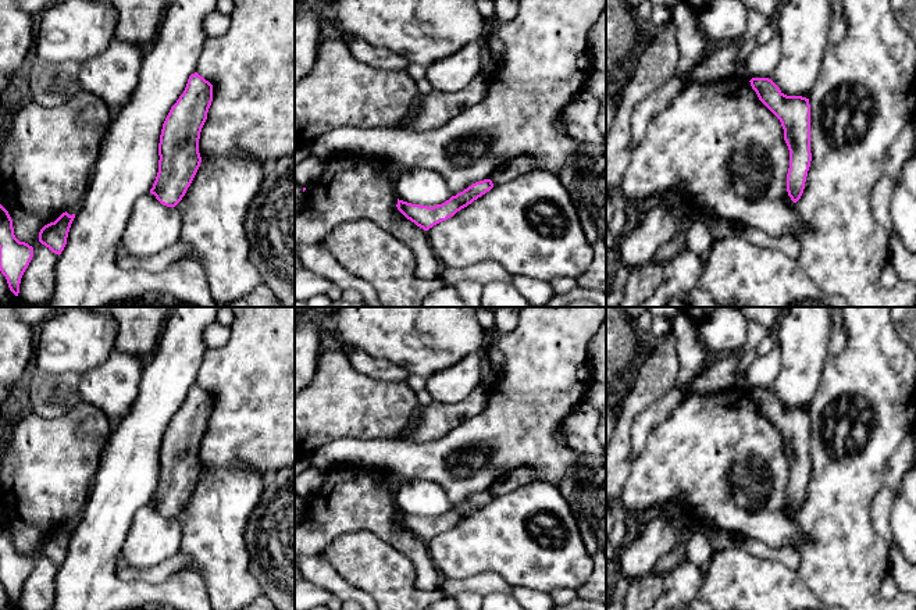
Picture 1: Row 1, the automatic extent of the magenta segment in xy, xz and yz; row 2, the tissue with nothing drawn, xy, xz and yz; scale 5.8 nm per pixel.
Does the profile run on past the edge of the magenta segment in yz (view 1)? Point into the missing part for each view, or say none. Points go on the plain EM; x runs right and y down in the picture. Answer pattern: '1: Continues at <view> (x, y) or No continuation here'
1: No continuation here

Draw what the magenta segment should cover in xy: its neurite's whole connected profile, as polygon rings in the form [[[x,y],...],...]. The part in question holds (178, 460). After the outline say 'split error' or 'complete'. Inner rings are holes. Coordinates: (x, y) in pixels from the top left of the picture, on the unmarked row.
[[[195,384],[163,435],[158,484],[150,504],[167,518],[182,511],[200,478],[199,450],[211,413],[213,396]]]; complete

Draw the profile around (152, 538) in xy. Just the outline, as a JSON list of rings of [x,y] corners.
[[[147,503],[135,513],[120,557],[122,557],[131,568],[154,567],[179,552],[181,539],[182,529],[179,522],[175,518],[161,516],[154,506]]]

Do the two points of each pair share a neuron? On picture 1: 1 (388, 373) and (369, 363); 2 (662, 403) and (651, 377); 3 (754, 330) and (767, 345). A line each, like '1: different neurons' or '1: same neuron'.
1: same neuron
2: different neurons
3: different neurons

